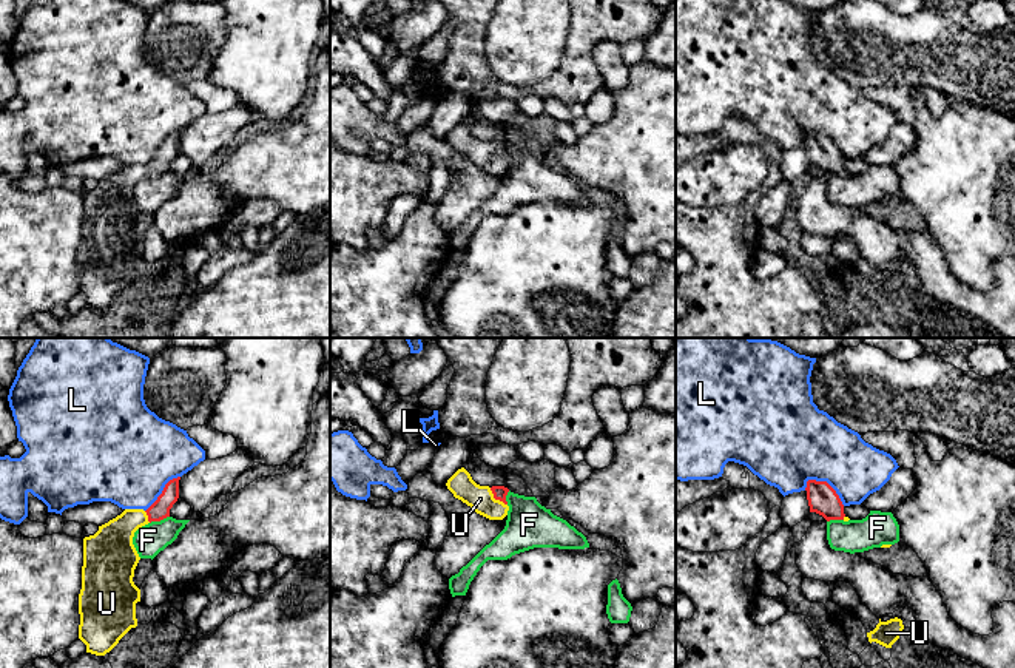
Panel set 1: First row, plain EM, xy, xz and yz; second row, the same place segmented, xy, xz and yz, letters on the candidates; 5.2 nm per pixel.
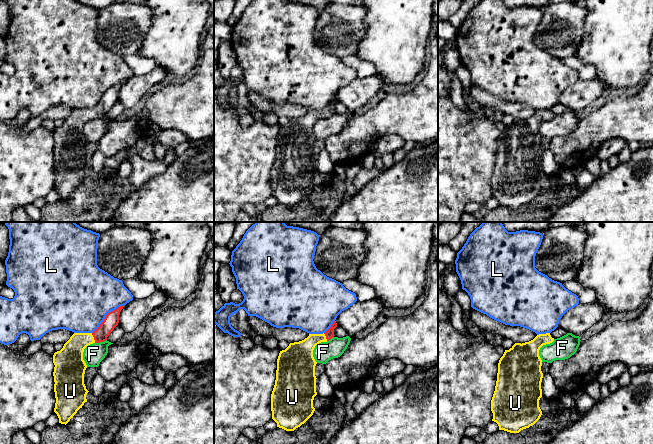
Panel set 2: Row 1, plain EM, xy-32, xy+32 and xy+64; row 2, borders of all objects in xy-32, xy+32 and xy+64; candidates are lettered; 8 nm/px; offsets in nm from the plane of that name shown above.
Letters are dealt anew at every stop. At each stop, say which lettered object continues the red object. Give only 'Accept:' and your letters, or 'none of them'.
Accept: U

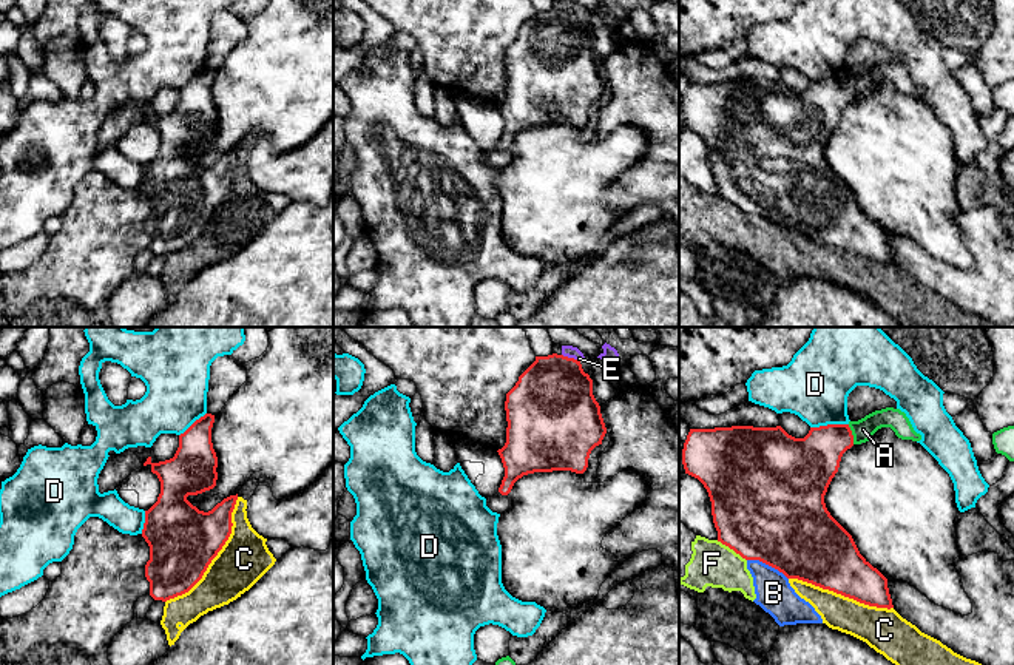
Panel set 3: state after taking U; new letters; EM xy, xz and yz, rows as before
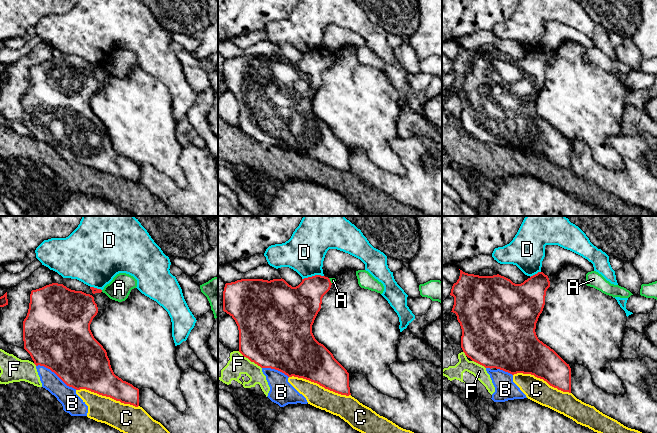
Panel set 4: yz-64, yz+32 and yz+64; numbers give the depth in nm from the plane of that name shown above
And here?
Accept: none of them

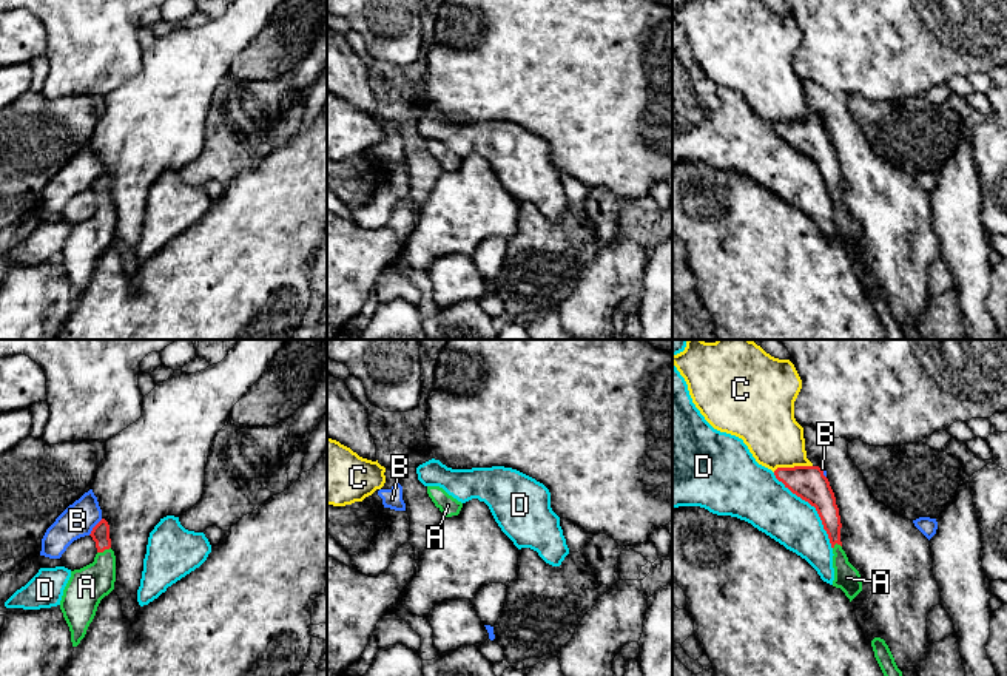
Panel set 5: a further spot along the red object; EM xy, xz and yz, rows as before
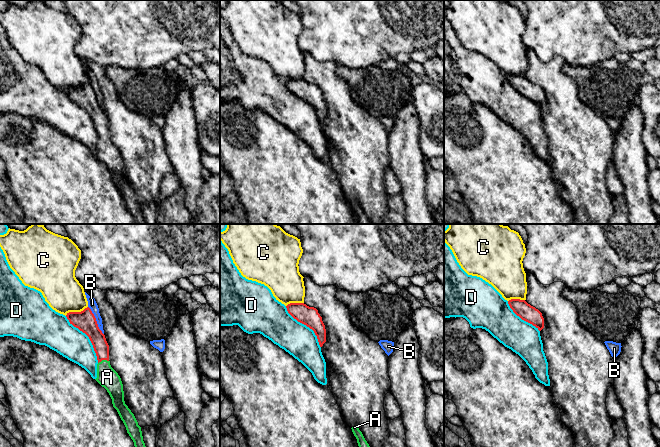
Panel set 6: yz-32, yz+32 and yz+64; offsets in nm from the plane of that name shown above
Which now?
Accept: A

